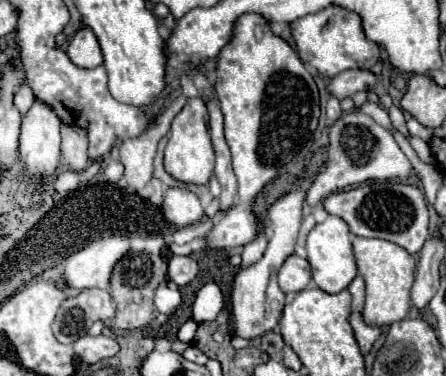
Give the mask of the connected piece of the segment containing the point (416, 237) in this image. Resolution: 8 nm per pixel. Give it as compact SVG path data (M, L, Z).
M372 182L372 184L364 184L358 186L354 190L346 190L346 192L338 192L338 194L330 194L324 198L324 208L328 214L332 216L340 216L352 234L356 236L364 236L364 238L384 238L390 240L402 248L406 248L410 254L418 254L424 246L424 242L428 240L428 206L426 206L426 198L424 194L416 188L416 186L406 186L406 184L396 184L396 182Z

